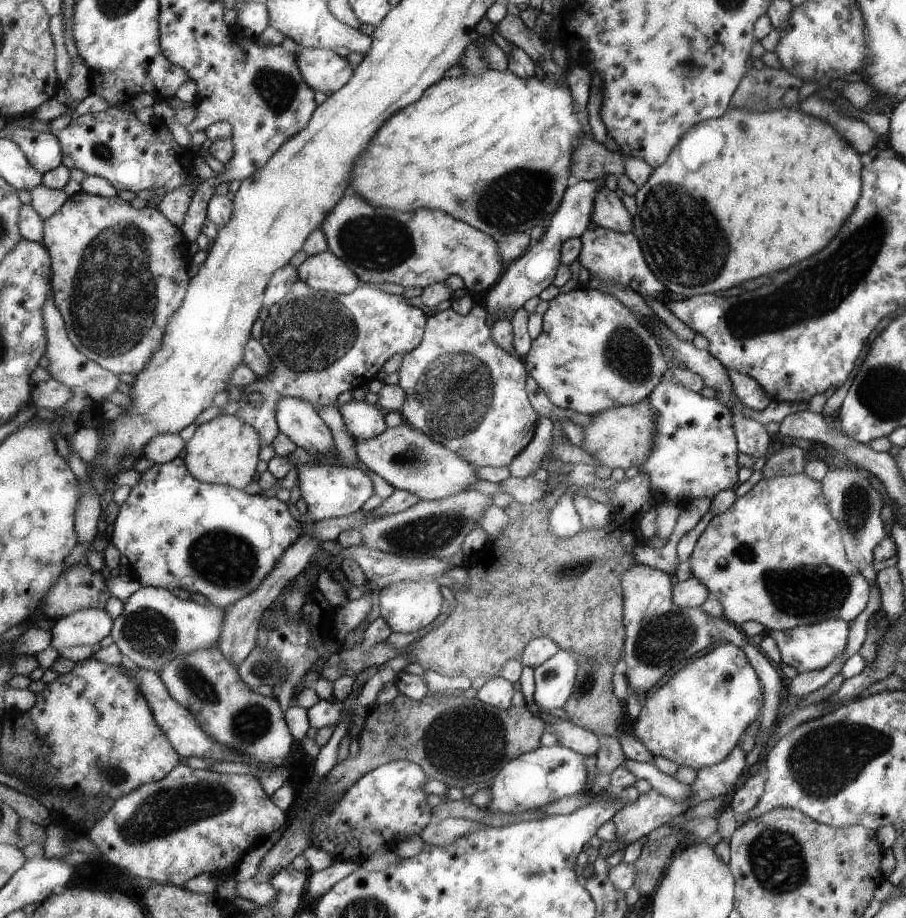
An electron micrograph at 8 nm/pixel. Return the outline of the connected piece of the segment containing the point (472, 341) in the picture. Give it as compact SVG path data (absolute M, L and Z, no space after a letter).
M476 301L475 305L465 314L456 313L451 308L443 312L435 312L426 325L425 340L417 346L416 349L406 353L402 361L402 366L397 370L399 376L399 385L405 392L404 404L398 411L403 420L410 426L426 433L434 442L440 443L448 447L451 451L456 451L467 461L478 466L504 466L509 465L514 458L518 457L530 444L534 438L535 424L539 414L532 405L529 398L528 390L526 390L526 382L529 376L528 368L525 366L524 359L516 354L508 354L504 349L500 348L494 341L492 328L486 325L486 315L488 310L483 303Z

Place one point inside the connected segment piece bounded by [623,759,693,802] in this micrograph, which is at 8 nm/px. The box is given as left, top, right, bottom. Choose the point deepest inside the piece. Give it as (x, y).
(667, 785)

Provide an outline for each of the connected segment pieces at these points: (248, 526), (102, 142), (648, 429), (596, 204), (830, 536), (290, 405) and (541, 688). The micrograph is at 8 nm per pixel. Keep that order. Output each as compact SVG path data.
M180 457L173 458L167 463L153 464L149 469L146 469L142 474L138 483L132 487L129 497L122 504L122 512L114 521L114 532L112 534L113 543L118 546L122 554L129 559L129 566L132 574L140 581L142 587L162 587L173 591L174 588L183 588L190 593L198 592L204 594L210 603L214 606L228 610L236 601L240 601L247 594L258 588L258 585L269 576L273 568L280 561L286 550L294 544L294 541L301 536L302 522L294 519L287 503L278 500L276 497L264 498L260 491L254 489L252 491L240 490L231 486L221 485L218 483L205 483L194 478L192 472L185 465L185 459Z
M110 106L106 111L76 115L76 118L59 134L65 154L65 165L83 170L88 175L108 179L118 190L140 192L164 186L167 192L188 185L194 196L197 186L203 181L194 170L194 153L189 147L182 147L162 120L154 123L142 122L138 114L120 107Z
M645 400L633 405L614 407L593 416L593 422L582 427L586 433L584 445L593 457L612 469L642 466L653 453L653 440L657 437L655 410Z
M605 184L598 189L596 200L593 202L592 219L598 227L605 227L619 233L633 230L633 216L616 191L608 189Z
M805 472L795 475L762 477L745 496L737 498L725 512L715 515L695 544L690 557L690 566L692 574L700 582L703 582L711 592L710 597L722 602L725 612L724 617L739 626L748 620L756 620L756 622L761 622L772 631L783 631L794 629L798 625L813 625L833 618L841 618L848 623L866 608L868 602L868 580L862 577L857 566L848 559L841 527L825 501L822 483L808 477Z
M284 397L276 406L277 423L293 444L312 454L324 454L334 446L330 428L313 404L302 397Z
M560 649L552 658L535 668L533 698L544 710L563 708L573 693L577 668L583 663L573 651Z

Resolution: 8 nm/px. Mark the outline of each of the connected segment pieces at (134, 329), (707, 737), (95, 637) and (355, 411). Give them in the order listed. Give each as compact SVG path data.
M79 192L69 197L69 201L58 214L46 220L44 243L53 255L53 285L55 290L53 296L58 308L66 317L70 338L76 343L76 346L92 360L99 362L104 368L116 374L130 373L135 375L142 372L164 344L166 328L170 320L174 318L174 314L177 314L182 304L184 304L188 294L190 252L188 252L188 242L186 242L185 234L179 227L174 226L174 223L171 223L169 218L166 218L166 215L156 207L138 208L132 206L130 201L123 200L118 196L104 197Z
M719 643L709 651L698 654L648 700L644 699L638 718L630 721L630 733L643 743L654 758L665 756L679 766L689 766L699 771L729 756L745 730L757 720L762 702L762 682L748 662L745 652L733 643Z
M82 609L51 623L53 641L51 646L62 650L72 646L94 646L113 634L115 617L109 610Z
M348 397L344 404L338 407L338 410L341 412L349 434L356 439L366 440L378 437L387 429L386 423L384 423L385 412L378 405L371 405L367 401L356 401Z

